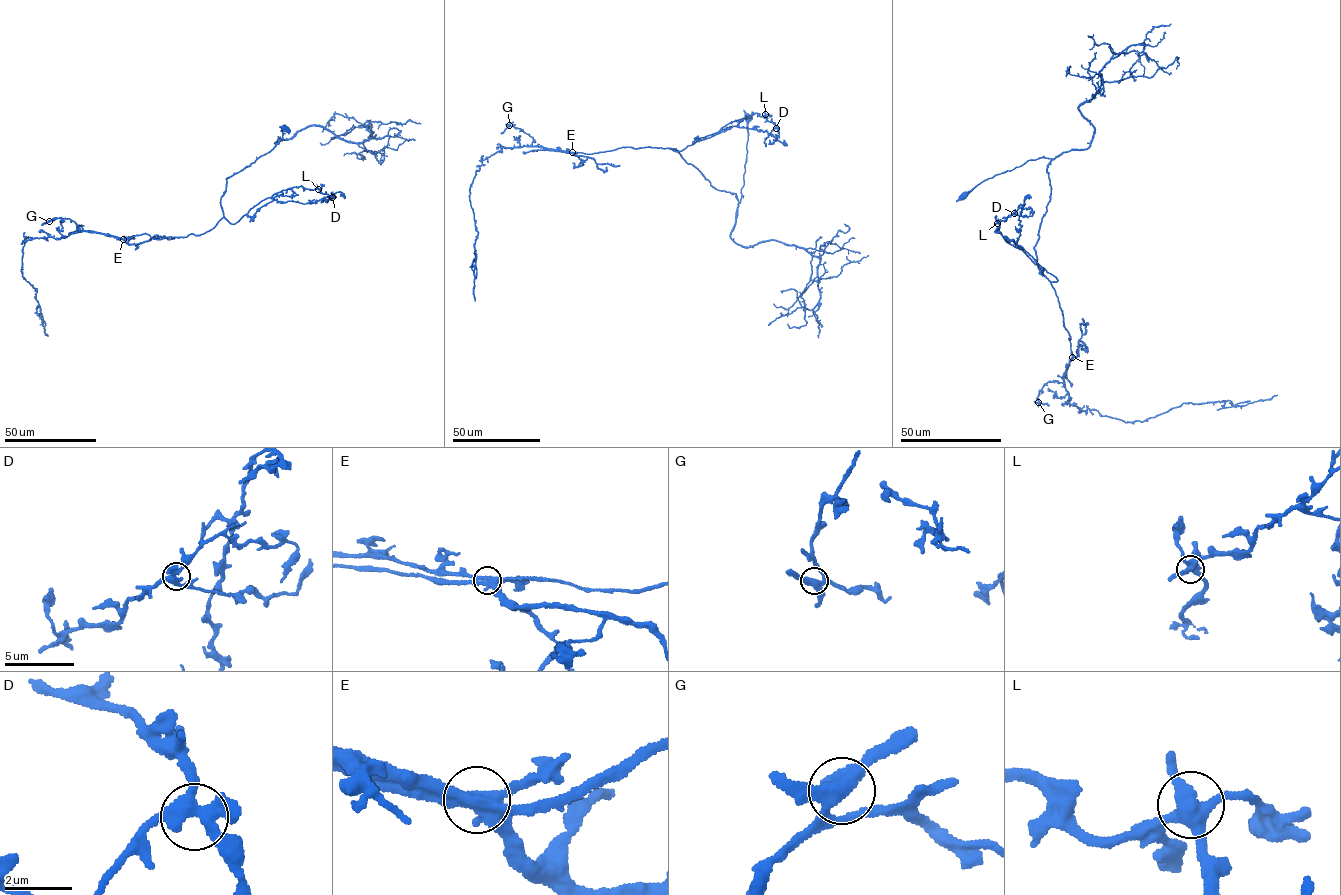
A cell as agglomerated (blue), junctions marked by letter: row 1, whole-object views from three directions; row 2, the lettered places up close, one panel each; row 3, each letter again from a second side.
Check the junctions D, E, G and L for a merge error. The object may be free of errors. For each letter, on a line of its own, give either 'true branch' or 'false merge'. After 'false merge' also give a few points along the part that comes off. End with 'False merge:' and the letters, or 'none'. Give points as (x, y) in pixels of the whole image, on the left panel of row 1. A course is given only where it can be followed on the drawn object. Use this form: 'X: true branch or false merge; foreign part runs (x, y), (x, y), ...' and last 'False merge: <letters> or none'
D: true branch
E: false merge; foreign part runs (123, 239), (93, 231), (75, 231), (68, 234)
G: true branch
L: true branch
False merge: E

